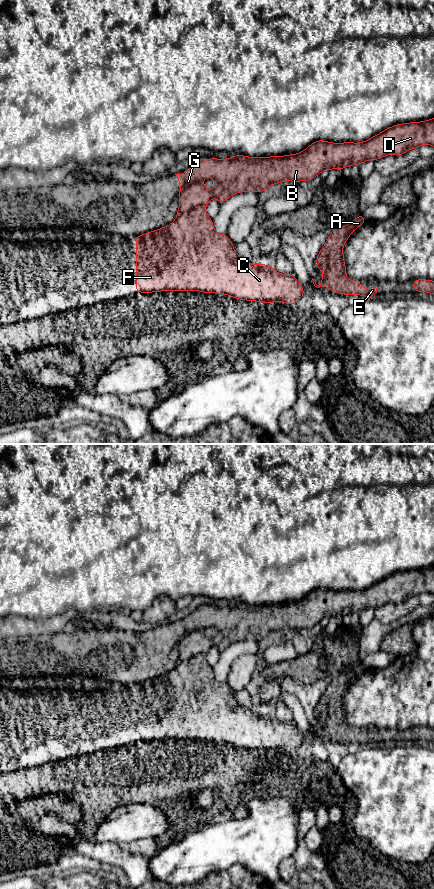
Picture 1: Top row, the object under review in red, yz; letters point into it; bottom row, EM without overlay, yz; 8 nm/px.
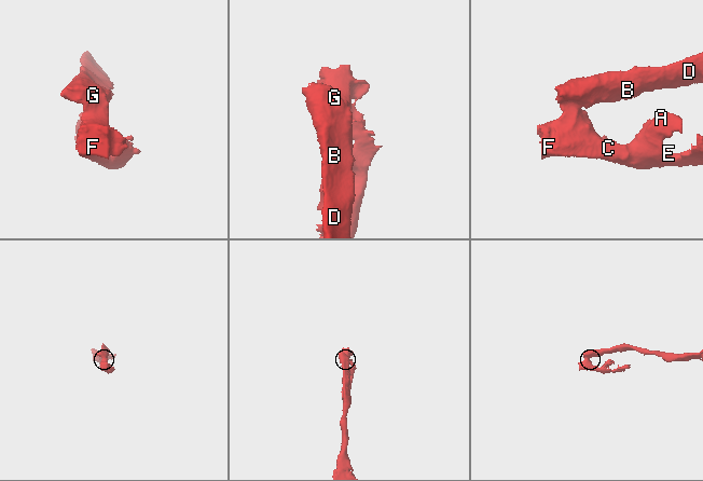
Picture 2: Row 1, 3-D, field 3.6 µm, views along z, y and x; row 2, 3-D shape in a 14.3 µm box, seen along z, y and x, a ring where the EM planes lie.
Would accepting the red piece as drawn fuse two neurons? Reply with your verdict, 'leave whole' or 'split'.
split

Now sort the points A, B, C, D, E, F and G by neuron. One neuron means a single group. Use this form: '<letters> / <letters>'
A C E F / B D G

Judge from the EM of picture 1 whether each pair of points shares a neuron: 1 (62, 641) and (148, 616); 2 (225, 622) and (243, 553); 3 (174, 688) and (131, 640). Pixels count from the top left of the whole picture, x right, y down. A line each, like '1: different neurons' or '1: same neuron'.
1: different neurons
2: different neurons
3: different neurons

